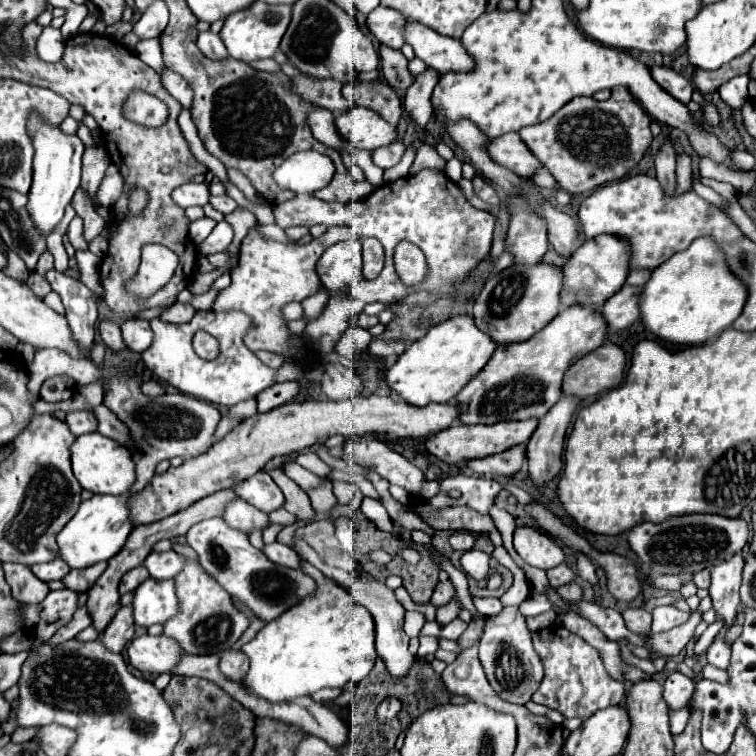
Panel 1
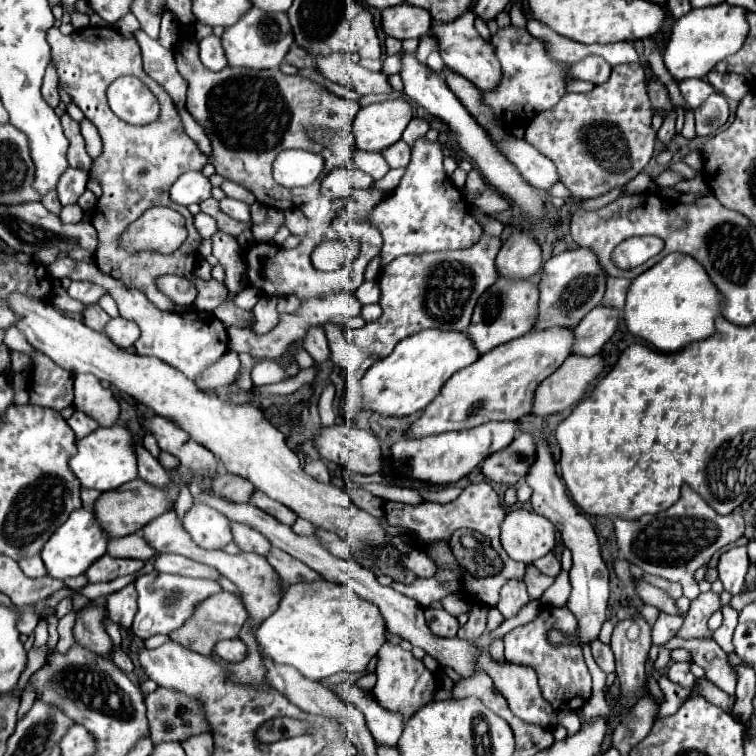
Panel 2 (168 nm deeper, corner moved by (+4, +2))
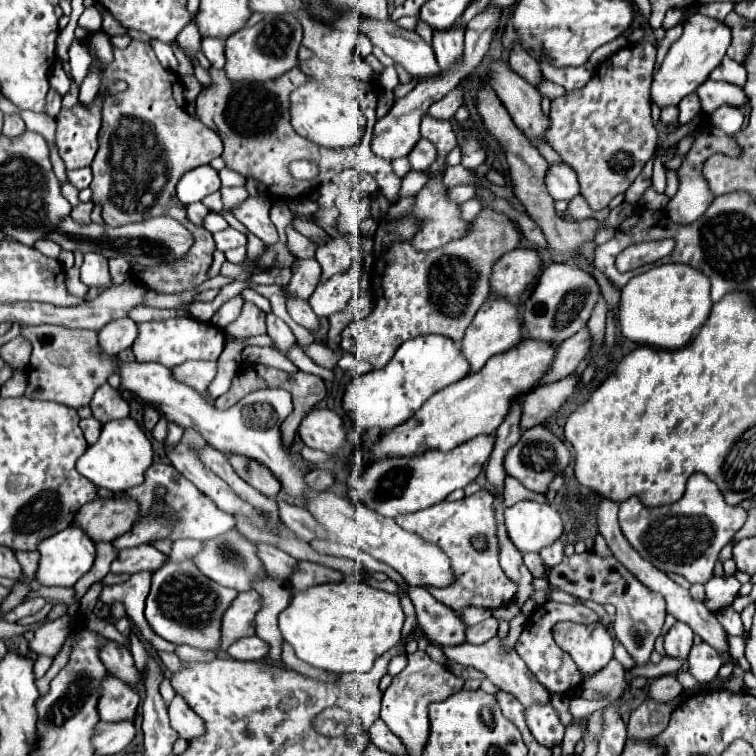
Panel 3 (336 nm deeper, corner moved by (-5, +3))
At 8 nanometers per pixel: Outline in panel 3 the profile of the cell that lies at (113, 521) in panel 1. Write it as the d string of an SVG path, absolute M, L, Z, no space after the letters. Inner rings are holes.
M69 526L55 534L53 538L47 538L47 542L39 544L39 552L41 560L37 580L43 586L75 586L75 582L83 574L87 574L95 562L95 542L79 526Z

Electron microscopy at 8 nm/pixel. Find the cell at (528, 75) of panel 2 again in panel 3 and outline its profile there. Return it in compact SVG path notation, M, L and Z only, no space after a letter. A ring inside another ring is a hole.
M543 78L535 88L539 90L539 94L541 94L543 98L549 98L549 100L555 100L555 98L559 98L561 94L565 94L565 88L563 88L563 86L553 84L553 82L549 82L547 78Z

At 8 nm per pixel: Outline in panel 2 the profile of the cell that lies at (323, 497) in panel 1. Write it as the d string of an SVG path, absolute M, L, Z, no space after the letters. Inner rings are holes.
M316 459L316 461L310 461L310 463L304 467L304 471L306 471L308 475L312 475L314 479L322 481L322 483L330 483L328 469L326 469L326 465L324 465L320 459Z

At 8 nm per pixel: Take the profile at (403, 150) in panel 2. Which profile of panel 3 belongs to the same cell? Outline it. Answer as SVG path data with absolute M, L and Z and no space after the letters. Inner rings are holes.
M421 138L421 142L411 150L407 160L413 170L427 170L427 166L431 166L431 162L435 160L435 148L431 146L431 142Z

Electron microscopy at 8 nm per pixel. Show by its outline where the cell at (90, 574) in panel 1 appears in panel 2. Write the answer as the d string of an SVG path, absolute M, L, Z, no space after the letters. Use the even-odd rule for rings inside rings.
M102 555L102 559L98 559L88 571L88 579L90 583L102 583L102 581L112 581L118 575L130 575L136 573L144 567L142 559L114 559L110 555Z

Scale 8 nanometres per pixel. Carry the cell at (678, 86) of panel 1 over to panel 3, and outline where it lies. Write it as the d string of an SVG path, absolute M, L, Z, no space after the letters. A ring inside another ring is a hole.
M715 80L703 82L703 86L697 88L697 96L701 100L701 108L705 114L711 114L721 104L741 106L743 102L747 102L747 96L741 88L727 82L715 82Z

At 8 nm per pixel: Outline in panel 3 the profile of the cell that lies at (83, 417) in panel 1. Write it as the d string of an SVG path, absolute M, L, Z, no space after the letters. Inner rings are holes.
M93 416L91 418L85 418L85 420L81 420L81 430L85 434L85 440L89 444L93 444L99 438L99 434L101 434L101 422L95 420Z

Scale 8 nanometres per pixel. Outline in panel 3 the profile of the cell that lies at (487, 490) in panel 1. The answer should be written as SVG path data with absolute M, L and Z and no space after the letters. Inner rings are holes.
M479 490L473 496L465 496L457 502L439 502L425 510L397 516L395 522L407 530L417 534L421 540L439 546L451 560L451 570L455 574L455 582L445 588L425 586L439 602L445 606L459 610L467 606L481 606L481 608L499 608L513 600L515 584L503 574L499 566L499 542L497 542L497 518L495 518L495 496L489 490ZM473 534L487 534L487 552L479 554L471 546Z

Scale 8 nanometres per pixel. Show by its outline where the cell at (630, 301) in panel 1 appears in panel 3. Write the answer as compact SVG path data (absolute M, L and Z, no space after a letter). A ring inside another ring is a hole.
M585 326L583 330L579 330L577 334L573 334L563 344L557 346L557 356L543 382L555 382L569 376L577 368L577 364L585 360L589 350L591 350L591 334L589 328Z

